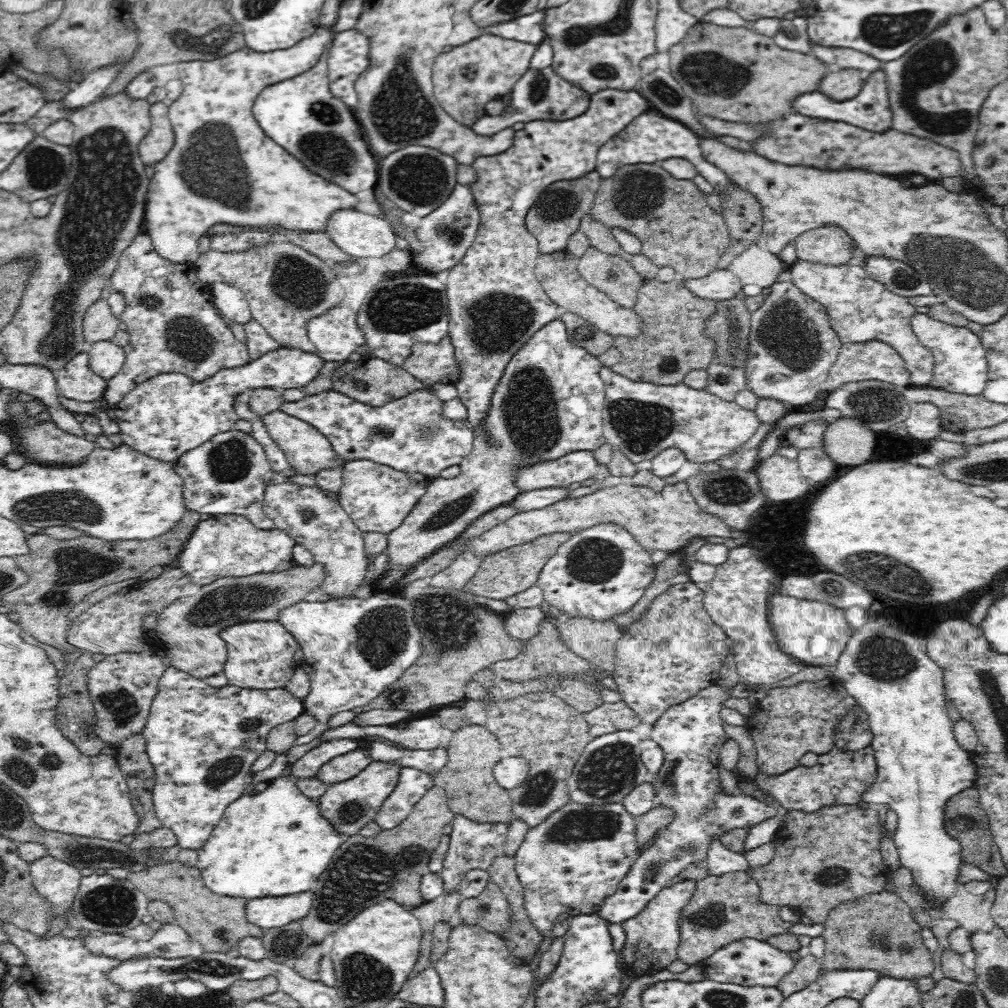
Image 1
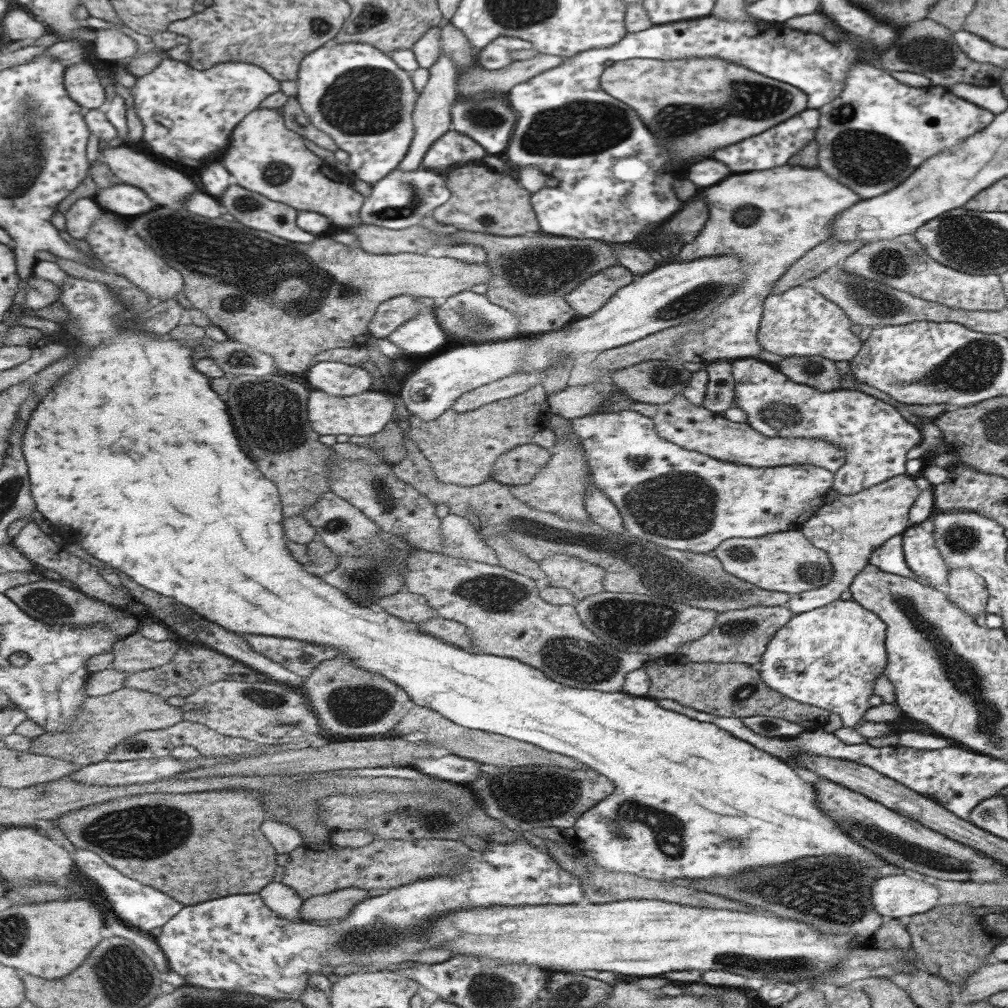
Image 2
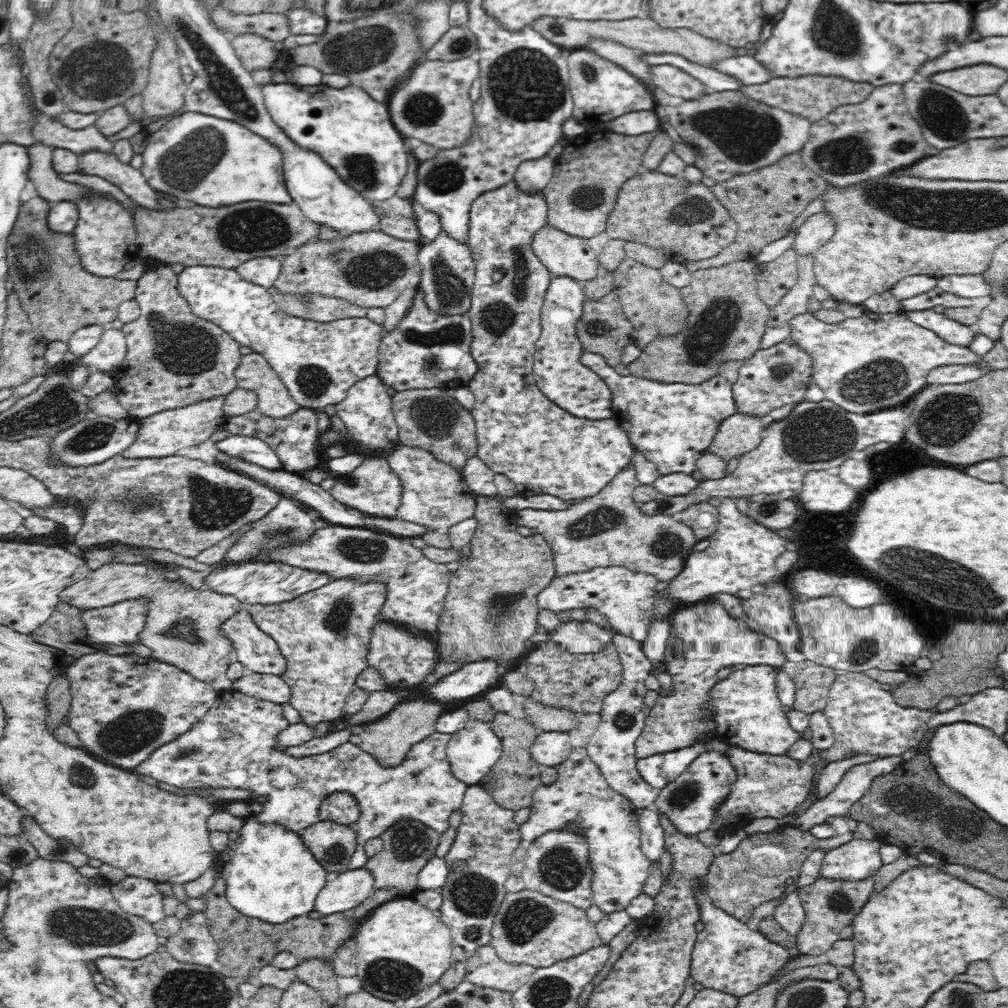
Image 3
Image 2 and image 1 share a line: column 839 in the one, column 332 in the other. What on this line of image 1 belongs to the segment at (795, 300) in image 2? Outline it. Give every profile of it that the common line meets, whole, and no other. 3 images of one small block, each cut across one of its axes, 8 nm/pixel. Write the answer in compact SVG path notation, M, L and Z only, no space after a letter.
M334 307L313 318L307 326L309 338L316 346L316 354L325 361L347 360L356 348L366 344L359 328L357 315L348 307Z

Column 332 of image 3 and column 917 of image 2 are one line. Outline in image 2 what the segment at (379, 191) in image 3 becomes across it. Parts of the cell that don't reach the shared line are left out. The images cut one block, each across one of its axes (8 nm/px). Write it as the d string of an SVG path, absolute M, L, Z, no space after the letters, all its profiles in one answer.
M856 61L850 66L844 84L844 90L836 99L818 108L820 124L816 134L821 136L814 136L814 140L819 146L819 168L827 176L833 176L833 180L837 180L839 184L851 188L861 199L871 199L895 188L933 155L984 130L995 115L972 101L958 97L953 89L935 84L920 88L909 87L893 79L888 71L863 62Z

